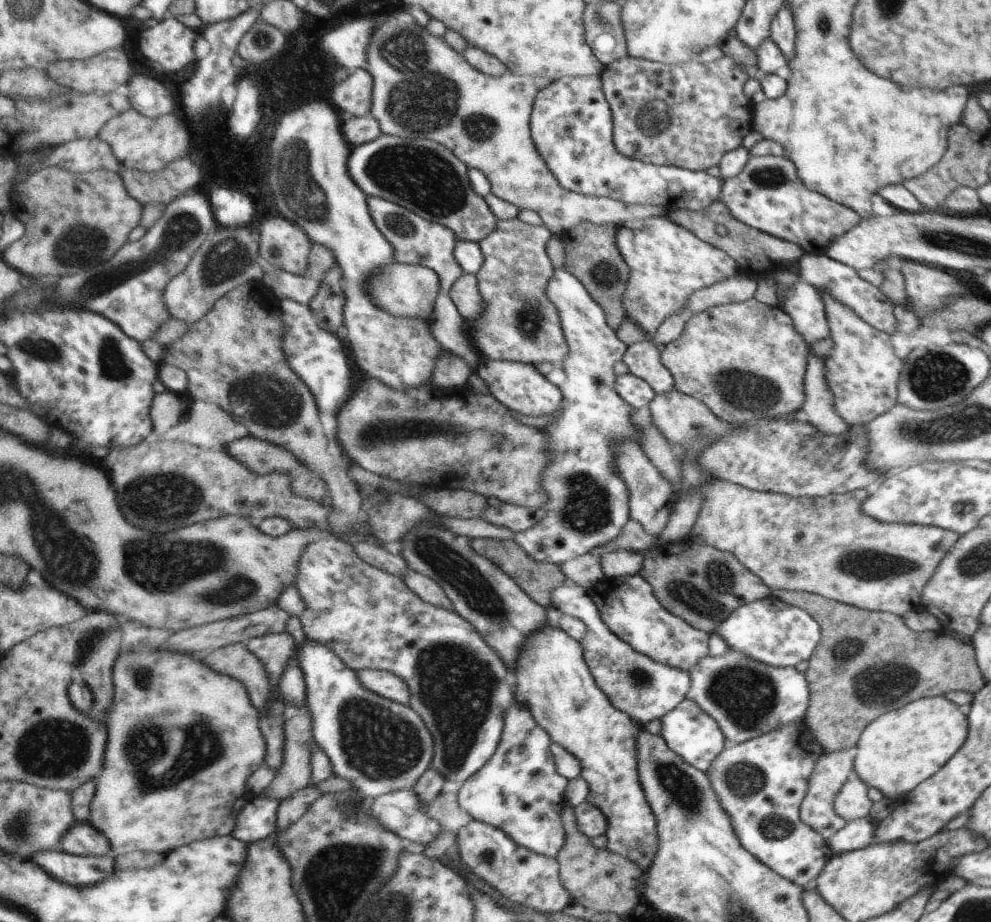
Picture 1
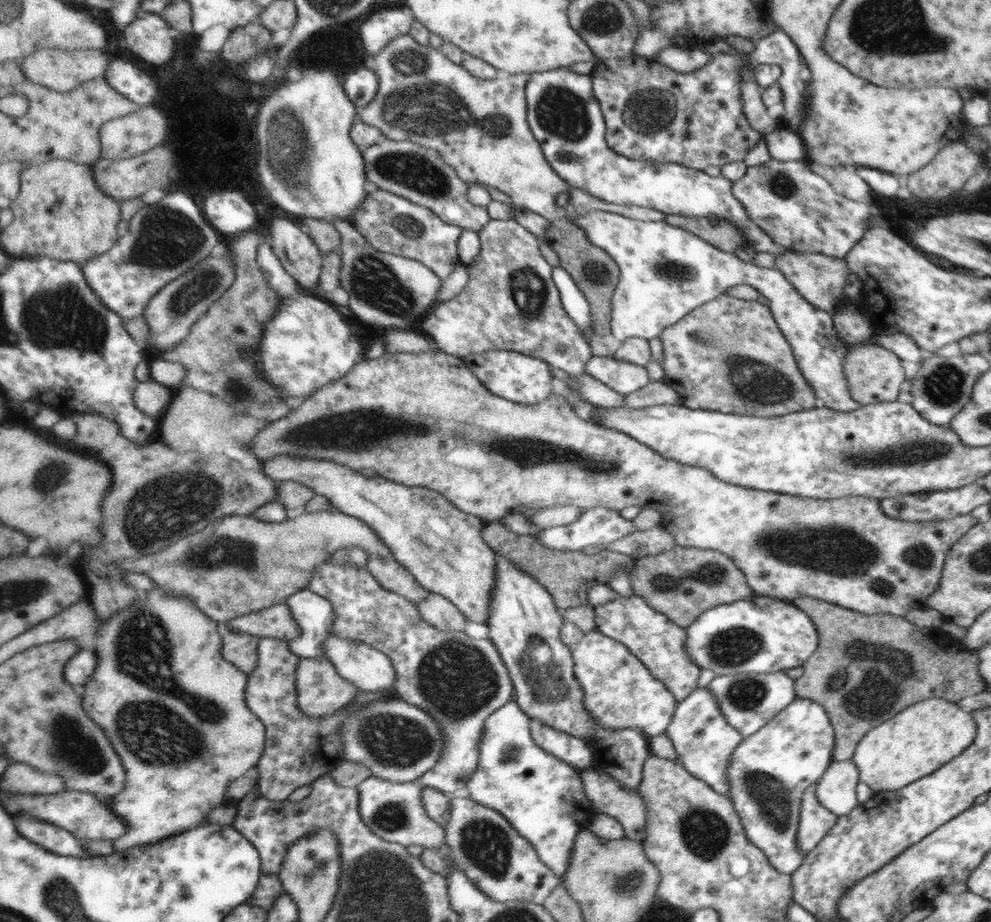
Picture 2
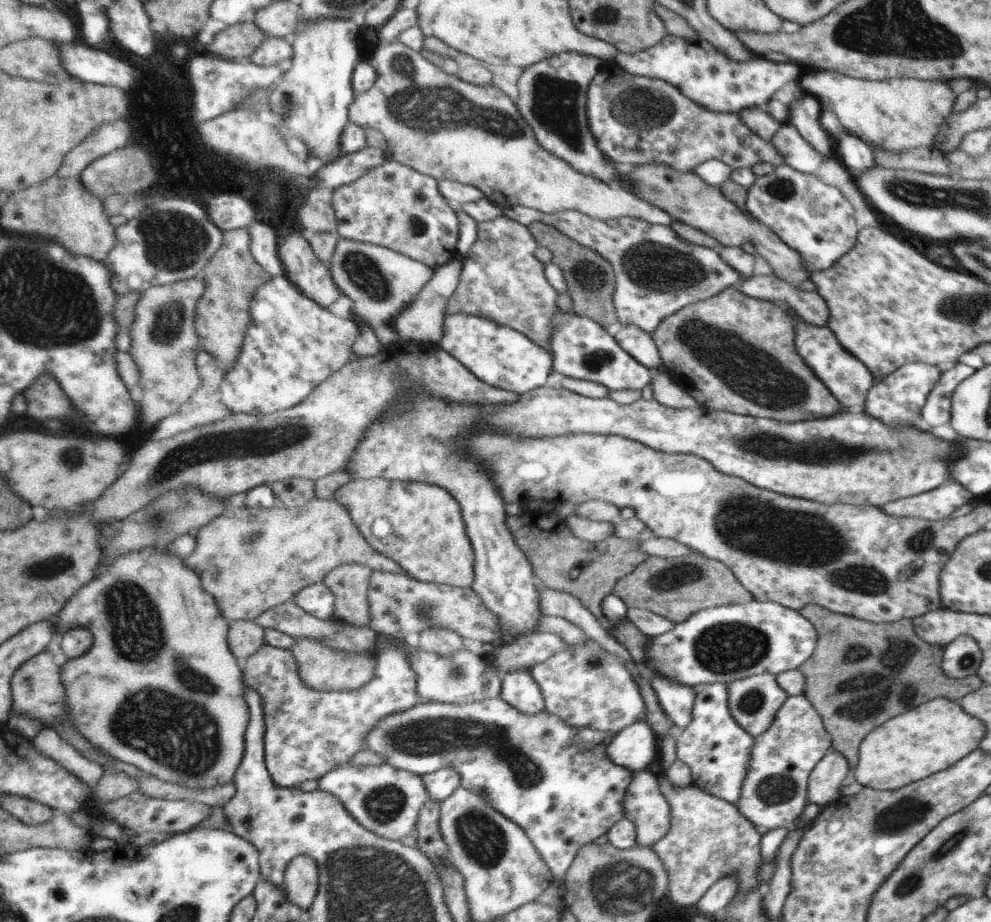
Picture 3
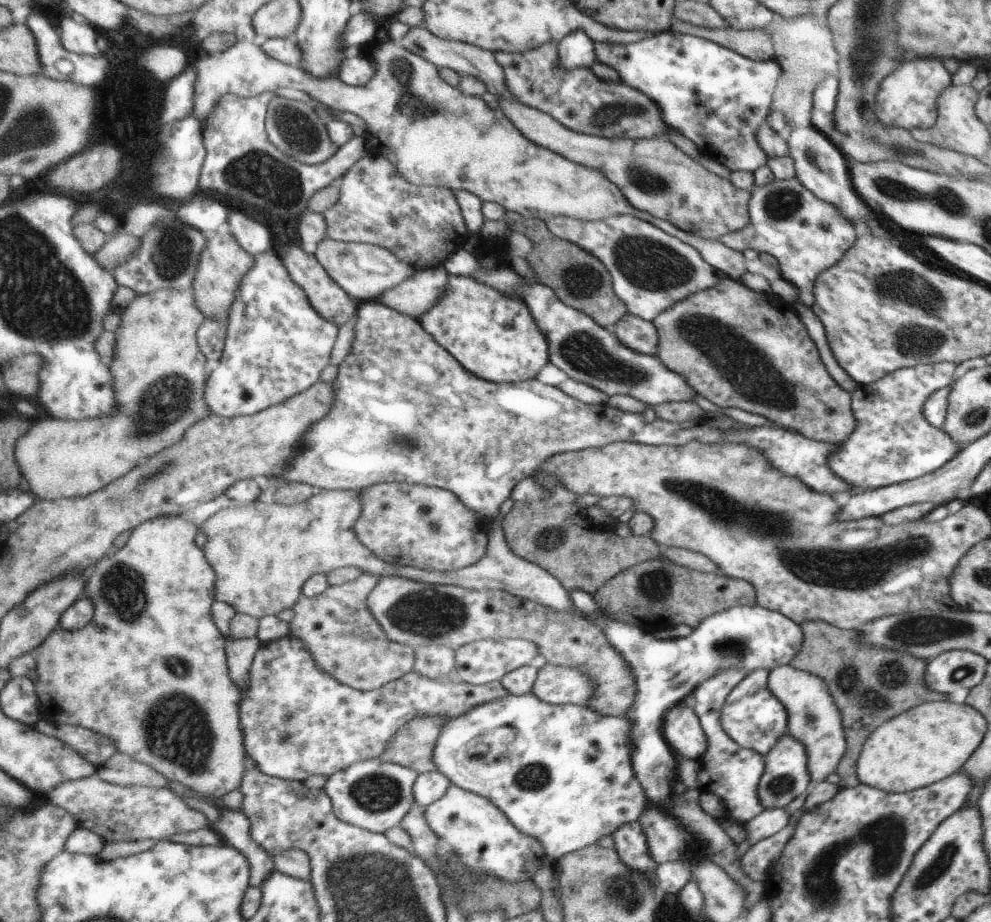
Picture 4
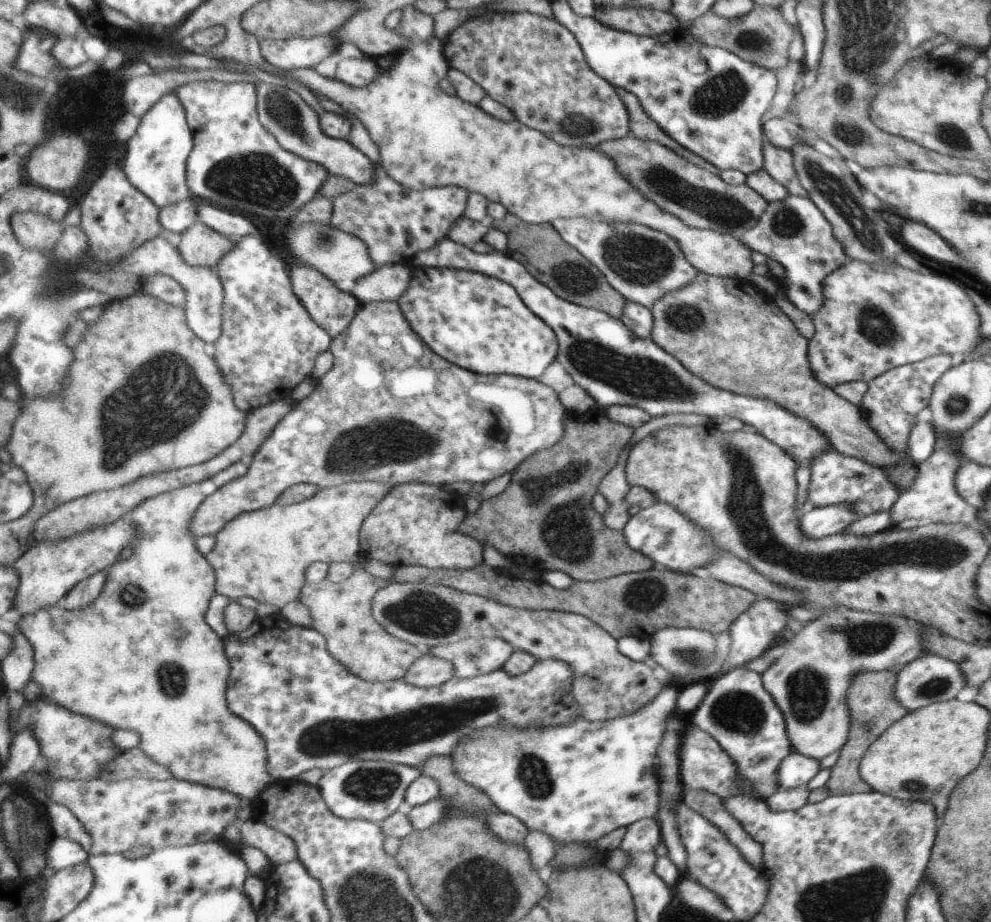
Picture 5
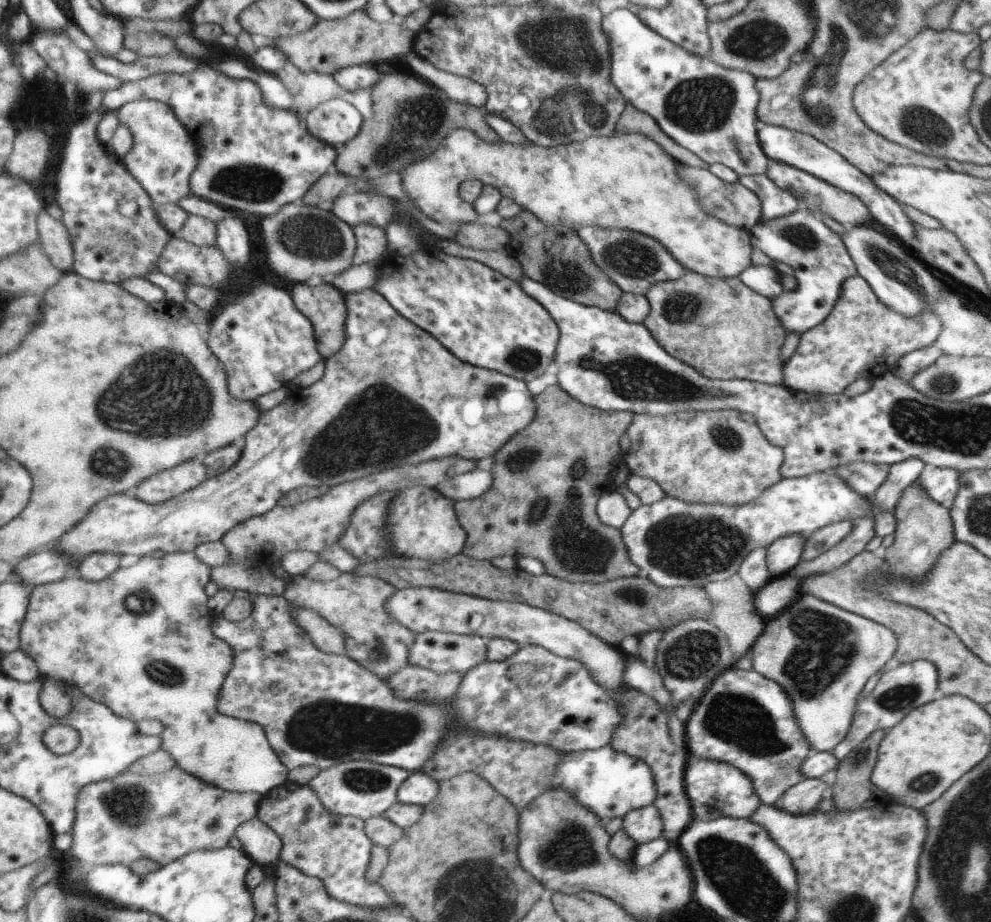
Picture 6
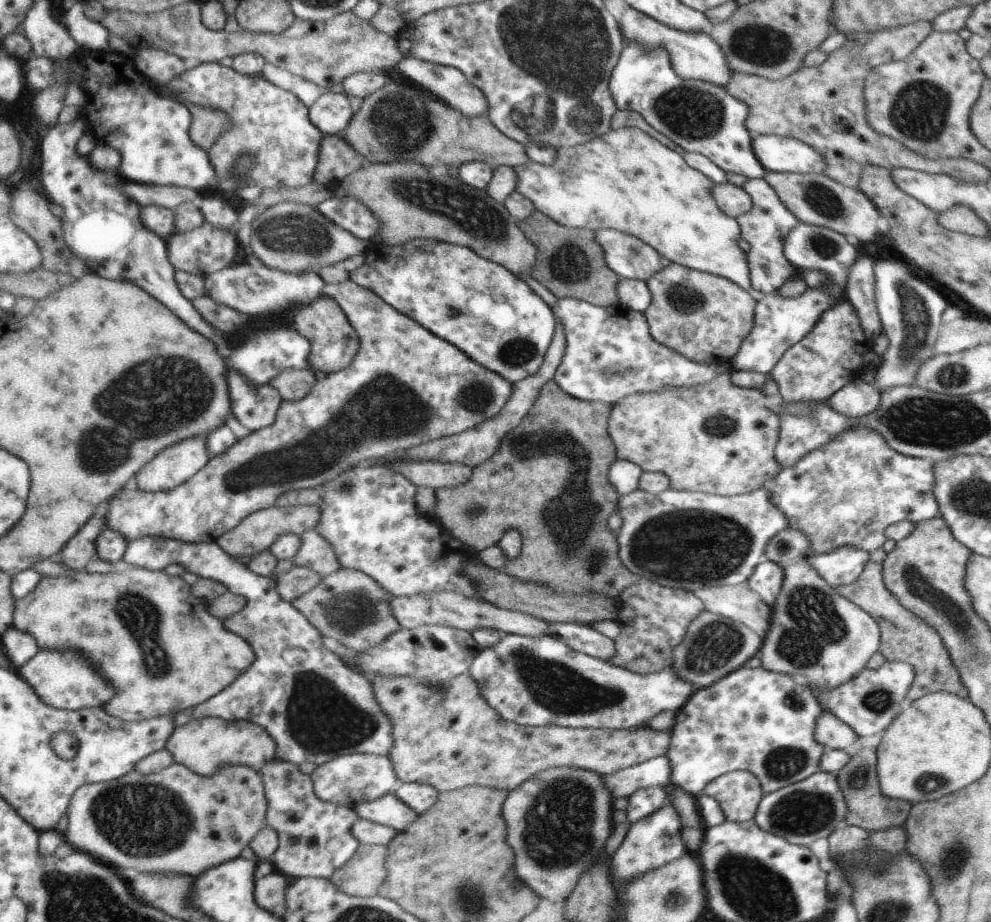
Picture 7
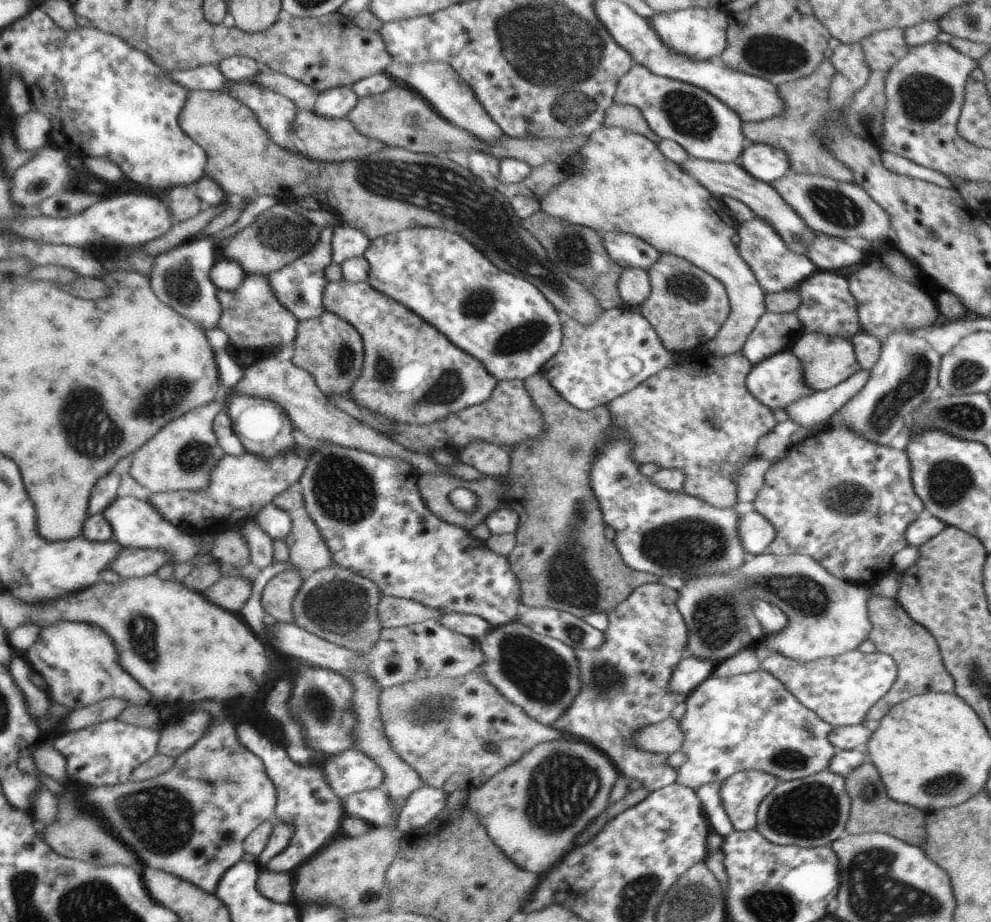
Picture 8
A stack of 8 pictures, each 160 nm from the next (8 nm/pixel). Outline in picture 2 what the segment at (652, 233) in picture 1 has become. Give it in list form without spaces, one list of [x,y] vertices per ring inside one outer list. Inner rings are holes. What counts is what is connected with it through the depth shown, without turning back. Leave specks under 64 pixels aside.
[[[581,211],[567,220],[579,227],[592,245],[603,250],[618,265],[618,284],[610,315],[611,334],[620,341],[635,337],[651,342],[694,308],[731,287],[749,285],[767,298],[774,320],[793,350],[794,359],[814,389],[816,406],[843,412],[861,406],[852,400],[848,391],[842,367],[848,350],[847,346],[839,344],[830,314],[804,301],[777,269],[743,262],[733,253],[715,248],[664,220],[637,220],[601,211]]]

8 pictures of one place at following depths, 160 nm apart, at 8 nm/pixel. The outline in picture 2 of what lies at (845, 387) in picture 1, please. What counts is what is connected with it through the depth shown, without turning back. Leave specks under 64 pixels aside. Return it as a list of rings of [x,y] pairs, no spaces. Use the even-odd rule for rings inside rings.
[[[794,250],[784,251],[774,260],[774,268],[777,269],[788,284],[799,293],[799,296],[812,304],[816,309],[825,311],[833,316],[841,302],[841,289],[847,283],[849,273],[842,259],[825,256],[821,253],[804,253]],[[871,342],[858,343],[847,347],[847,350],[842,367],[852,400],[860,405],[895,401],[895,397],[900,394],[901,382],[905,380],[903,369],[895,354]]]

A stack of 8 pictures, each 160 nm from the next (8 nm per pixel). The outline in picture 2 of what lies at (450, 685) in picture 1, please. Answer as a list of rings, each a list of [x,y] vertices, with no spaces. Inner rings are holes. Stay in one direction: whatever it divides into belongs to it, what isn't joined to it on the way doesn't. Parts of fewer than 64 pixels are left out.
[[[329,560],[314,572],[309,588],[332,600],[337,614],[332,628],[334,635],[364,642],[387,653],[398,676],[396,684],[400,689],[399,697],[426,710],[445,731],[446,745],[443,756],[431,770],[417,780],[417,784],[422,788],[440,790],[449,799],[460,788],[467,788],[480,761],[480,736],[486,727],[486,720],[510,702],[513,690],[509,669],[495,643],[487,639],[479,641],[464,632],[444,633],[431,626],[415,603],[384,589],[362,564],[342,565]]]

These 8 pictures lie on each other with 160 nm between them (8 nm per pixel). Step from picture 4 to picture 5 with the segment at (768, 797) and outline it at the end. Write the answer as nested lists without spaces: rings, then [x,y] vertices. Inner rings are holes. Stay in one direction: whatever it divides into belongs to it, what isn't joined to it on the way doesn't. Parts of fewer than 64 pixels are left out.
[[[792,750],[778,768],[777,791],[806,785],[819,770],[819,761]]]

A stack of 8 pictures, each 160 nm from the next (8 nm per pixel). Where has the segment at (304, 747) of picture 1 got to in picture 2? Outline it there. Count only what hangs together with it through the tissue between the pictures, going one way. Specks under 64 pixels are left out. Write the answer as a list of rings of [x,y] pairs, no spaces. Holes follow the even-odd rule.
[[[305,657],[300,658],[298,664],[298,703],[306,715],[311,715],[318,720],[318,716],[330,715],[340,708],[348,705],[358,694],[358,686],[348,681],[327,657]]]

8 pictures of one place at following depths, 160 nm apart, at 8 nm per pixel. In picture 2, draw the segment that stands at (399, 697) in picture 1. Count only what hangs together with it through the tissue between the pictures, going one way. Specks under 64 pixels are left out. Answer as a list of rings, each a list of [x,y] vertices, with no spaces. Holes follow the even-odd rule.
[[[331,631],[326,638],[324,652],[333,661],[338,671],[348,681],[358,686],[358,694],[362,692],[384,691],[385,689],[395,690],[397,687],[396,680],[398,676],[393,661],[381,649],[373,648],[371,645],[361,641],[344,639],[334,635],[334,632]]]

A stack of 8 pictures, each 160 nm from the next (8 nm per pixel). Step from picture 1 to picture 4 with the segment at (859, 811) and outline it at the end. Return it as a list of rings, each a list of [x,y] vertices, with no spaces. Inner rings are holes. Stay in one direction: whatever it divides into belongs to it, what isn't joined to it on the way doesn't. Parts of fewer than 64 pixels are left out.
[[[787,665],[769,671],[769,689],[789,715],[787,732],[806,749],[810,780],[821,782],[834,772],[846,752],[845,729],[829,685],[818,674],[800,671]]]

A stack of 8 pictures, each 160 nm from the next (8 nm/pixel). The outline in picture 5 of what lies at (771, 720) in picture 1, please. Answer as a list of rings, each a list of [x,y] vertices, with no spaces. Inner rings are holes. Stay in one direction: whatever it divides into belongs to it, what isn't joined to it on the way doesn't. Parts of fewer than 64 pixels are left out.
[[[739,667],[721,675],[708,687],[692,714],[691,724],[706,732],[727,753],[757,795],[767,800],[777,792],[778,768],[793,745],[787,736],[785,715],[764,688],[759,673]]]

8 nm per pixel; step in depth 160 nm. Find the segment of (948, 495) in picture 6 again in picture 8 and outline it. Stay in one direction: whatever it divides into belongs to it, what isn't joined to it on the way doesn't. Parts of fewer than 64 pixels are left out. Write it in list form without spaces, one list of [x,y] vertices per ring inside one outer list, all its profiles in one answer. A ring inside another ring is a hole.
[[[829,426],[825,427],[825,430],[821,428],[817,432],[811,432],[808,438],[803,439],[801,443],[791,444],[783,458],[772,462],[765,472],[762,487],[753,499],[754,511],[769,522],[774,530],[773,540],[767,545],[768,552],[776,555],[805,554],[805,556],[811,556],[811,560],[817,560],[817,564],[823,564],[823,568],[827,568],[827,572],[831,572],[831,576],[839,576],[839,580],[862,588],[873,586],[885,573],[893,570],[891,563],[893,554],[909,545],[904,532],[907,532],[909,524],[915,522],[925,511],[921,498],[914,492],[910,472],[910,459],[903,450],[876,445],[863,439],[848,427],[832,429]]]

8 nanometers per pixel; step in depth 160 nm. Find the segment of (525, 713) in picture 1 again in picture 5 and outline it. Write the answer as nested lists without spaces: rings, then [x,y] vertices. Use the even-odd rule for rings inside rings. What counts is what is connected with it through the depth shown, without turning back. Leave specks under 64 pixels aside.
[[[664,687],[662,692],[653,700],[655,704],[651,704],[651,708],[643,708],[641,711],[606,721],[588,721],[577,720],[569,725],[560,725],[554,727],[529,727],[528,729],[518,729],[515,727],[485,727],[479,731],[472,733],[467,739],[462,741],[458,750],[451,757],[454,758],[456,771],[463,777],[464,781],[474,784],[477,788],[485,791],[500,808],[503,813],[518,818],[527,829],[533,829],[543,834],[546,834],[555,844],[562,845],[563,843],[587,843],[592,847],[597,838],[601,838],[604,834],[619,828],[619,826],[627,826],[634,823],[636,820],[651,818],[655,816],[658,810],[658,794],[655,792],[655,778],[653,778],[655,760],[655,748],[659,744],[661,732],[663,732],[663,720],[667,714],[676,708],[676,698],[678,690],[674,687]]]

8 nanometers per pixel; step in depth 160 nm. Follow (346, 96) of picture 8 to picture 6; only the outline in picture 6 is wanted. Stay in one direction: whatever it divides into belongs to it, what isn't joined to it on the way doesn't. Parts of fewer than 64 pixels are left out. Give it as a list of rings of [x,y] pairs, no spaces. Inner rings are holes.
[[[335,97],[321,103],[306,115],[307,128],[334,147],[353,140],[361,132],[363,112],[353,104]]]

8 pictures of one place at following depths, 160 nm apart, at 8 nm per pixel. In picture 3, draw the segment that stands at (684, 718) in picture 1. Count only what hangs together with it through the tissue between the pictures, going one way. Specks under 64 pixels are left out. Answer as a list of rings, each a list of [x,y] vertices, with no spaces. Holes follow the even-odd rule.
[[[709,683],[694,694],[690,724],[676,734],[674,749],[677,760],[690,770],[693,786],[736,808],[754,738],[741,730],[730,715],[726,686],[726,683]]]

